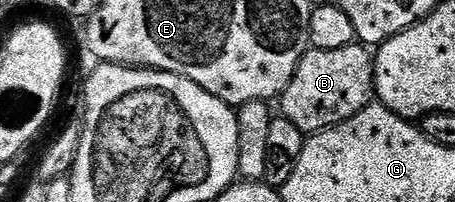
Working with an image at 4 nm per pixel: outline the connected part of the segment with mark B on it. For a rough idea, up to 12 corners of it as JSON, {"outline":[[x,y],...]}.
{"outline":[[354,42],[310,47],[280,115],[306,134],[374,96],[373,56]]}

